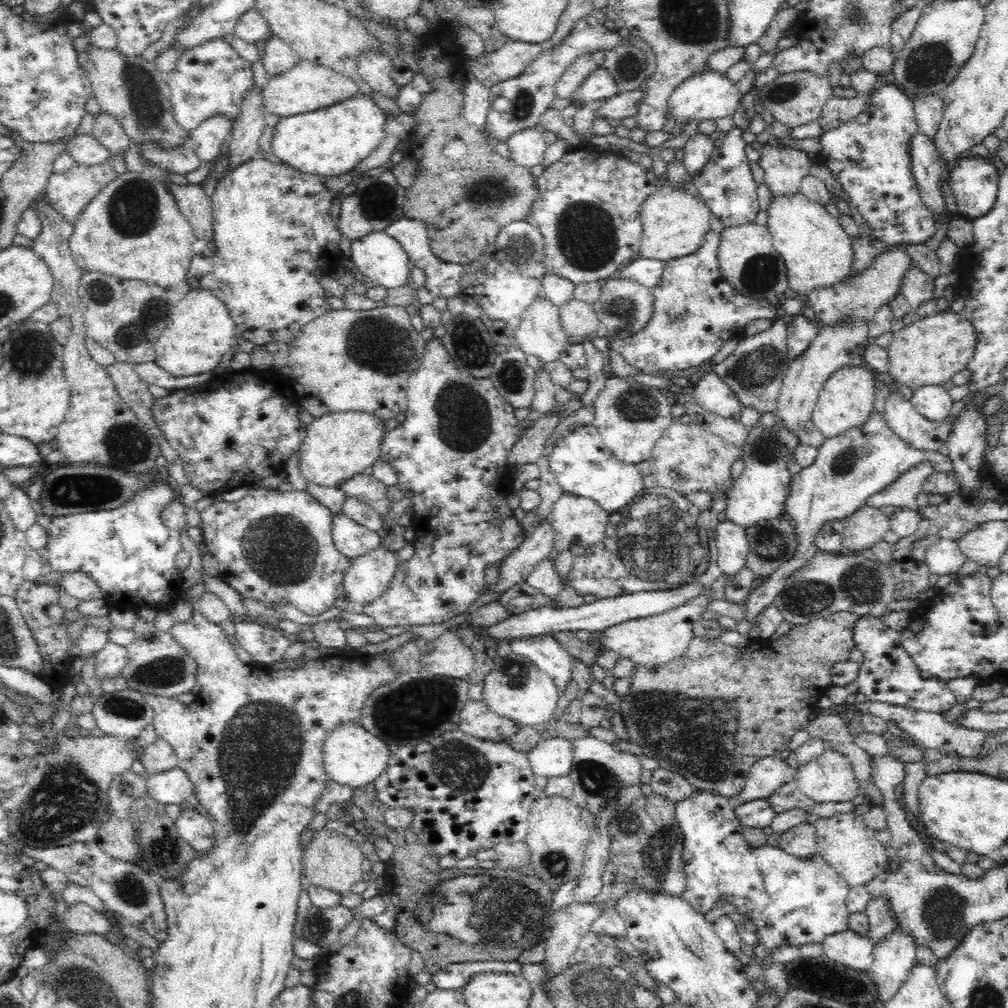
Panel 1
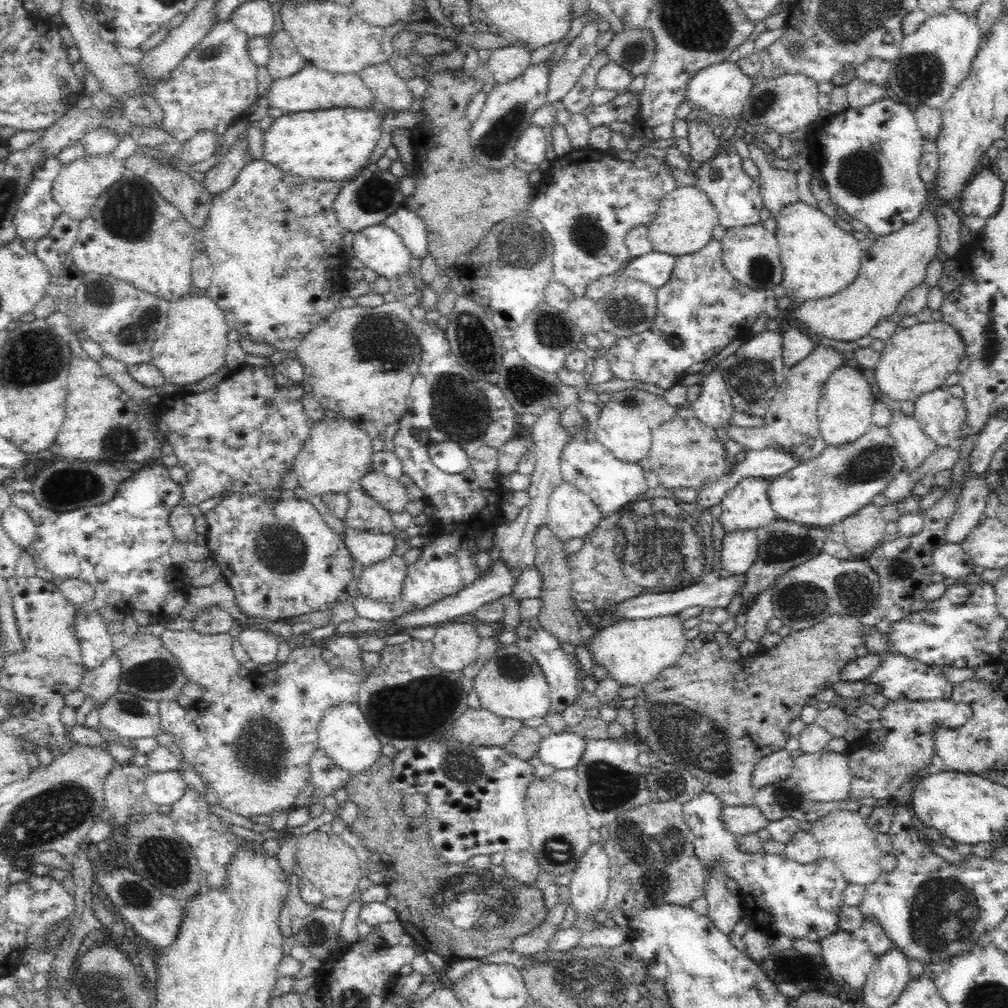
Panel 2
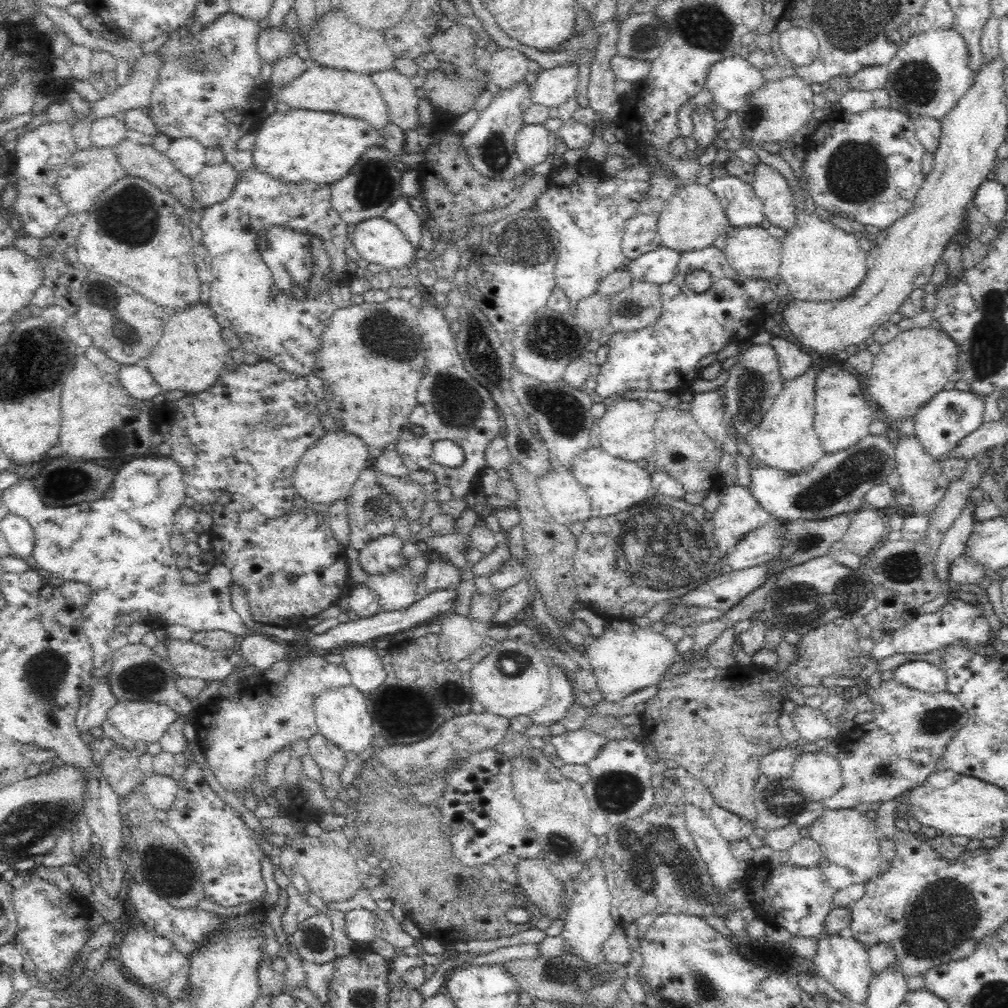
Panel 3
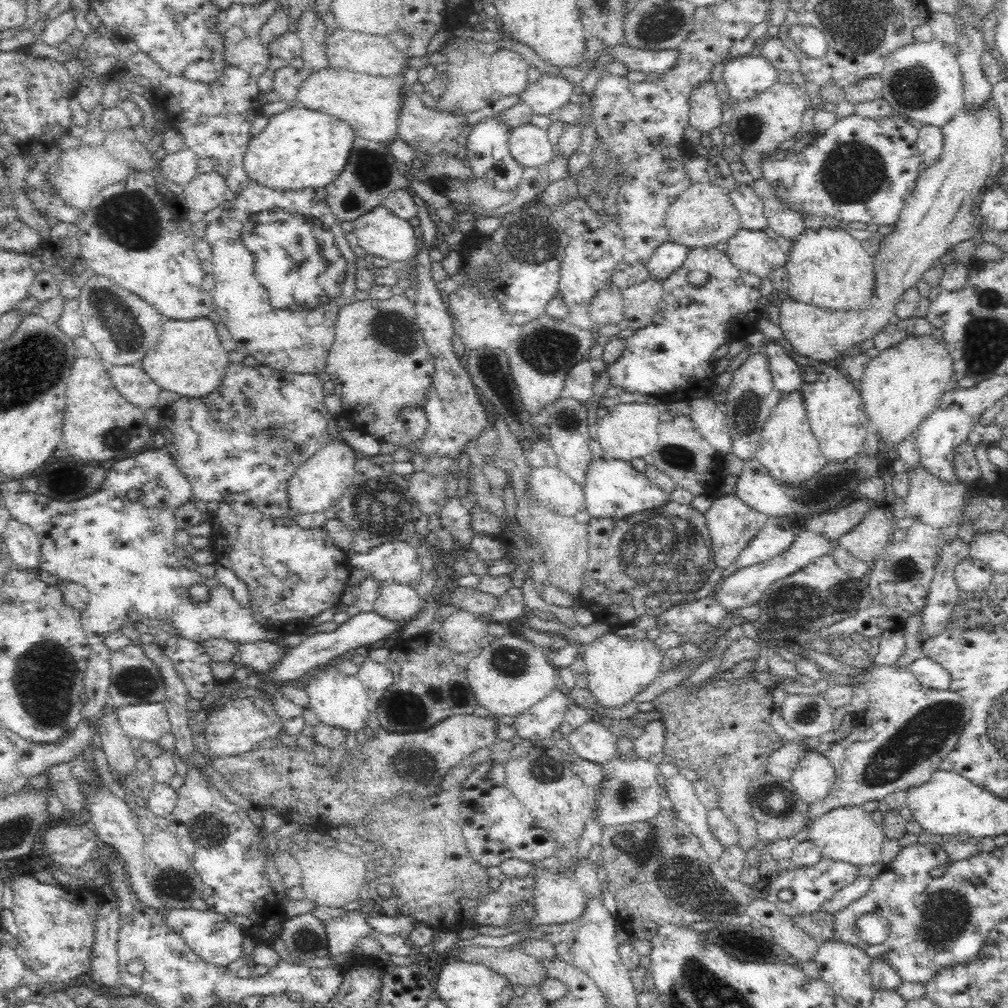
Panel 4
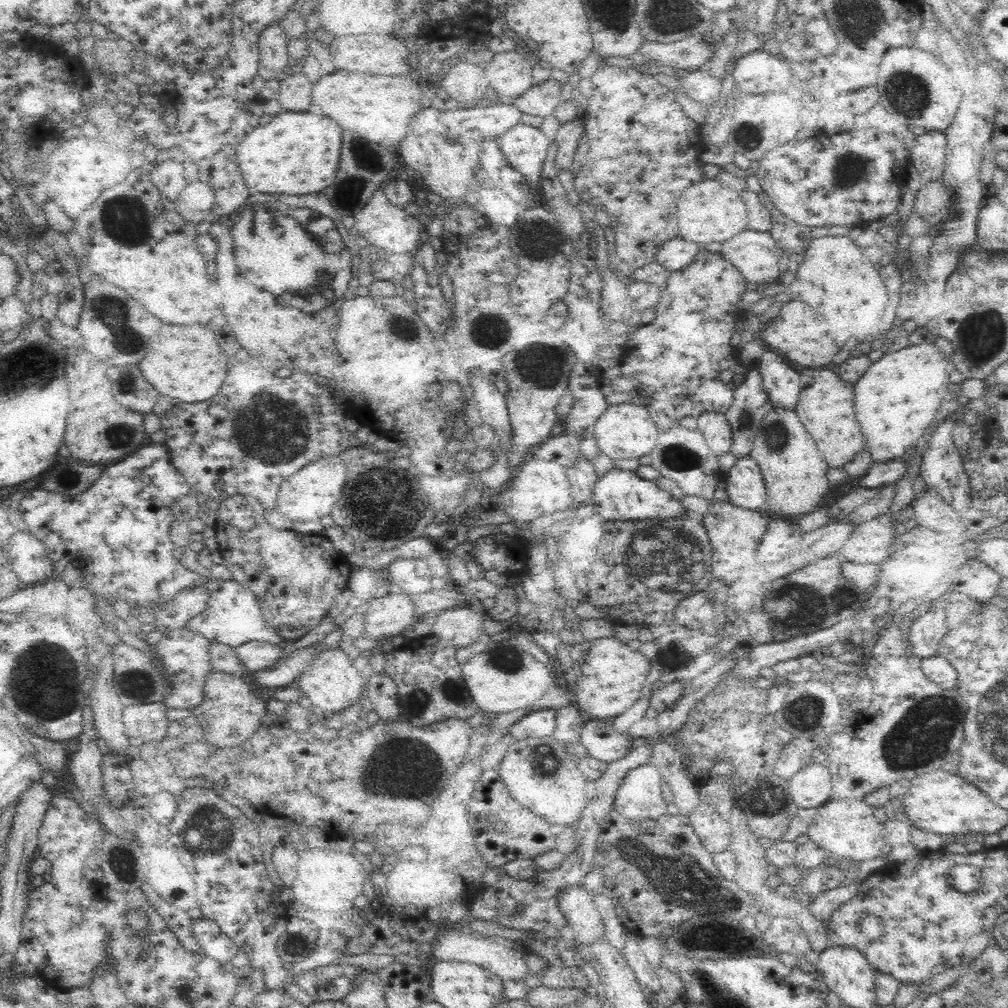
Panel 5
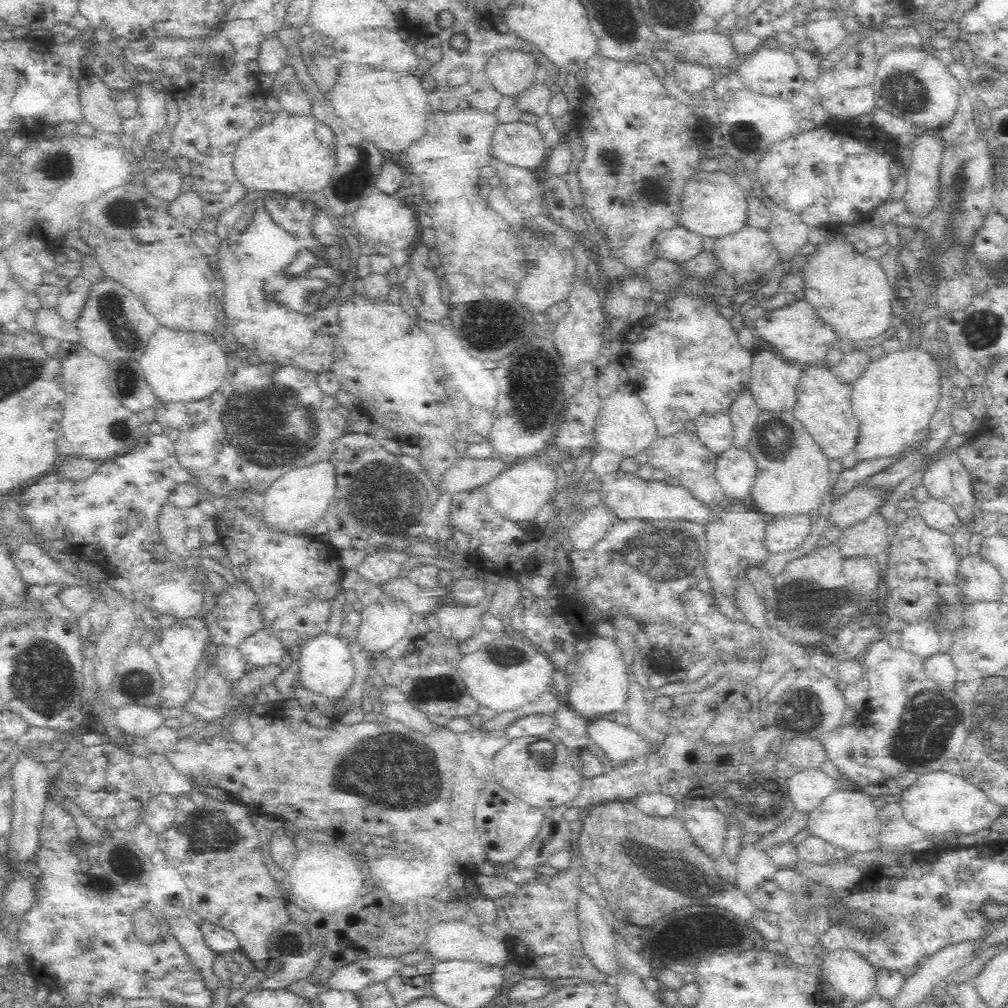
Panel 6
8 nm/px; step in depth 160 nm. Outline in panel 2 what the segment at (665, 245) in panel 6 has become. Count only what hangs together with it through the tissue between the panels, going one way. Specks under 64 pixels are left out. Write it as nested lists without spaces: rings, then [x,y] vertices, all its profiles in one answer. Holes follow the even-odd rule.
[[[652,251],[632,258],[621,273],[627,277],[649,284],[659,289],[668,282],[674,268],[676,257],[668,253]]]

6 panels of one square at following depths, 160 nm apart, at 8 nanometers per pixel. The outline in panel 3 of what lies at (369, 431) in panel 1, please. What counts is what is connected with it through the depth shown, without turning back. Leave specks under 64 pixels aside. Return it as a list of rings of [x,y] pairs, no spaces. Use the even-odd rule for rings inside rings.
[[[344,430],[327,432],[300,458],[292,476],[293,489],[308,505],[330,505],[332,502],[348,498],[360,472],[367,469],[372,461],[368,446],[358,436],[347,434]]]

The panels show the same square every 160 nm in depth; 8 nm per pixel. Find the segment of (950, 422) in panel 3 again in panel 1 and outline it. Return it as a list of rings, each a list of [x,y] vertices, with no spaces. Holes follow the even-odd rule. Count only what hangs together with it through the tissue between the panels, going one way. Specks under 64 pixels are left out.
[[[924,385],[916,388],[912,394],[909,402],[922,417],[936,423],[951,416],[954,401],[949,390],[944,389],[942,385]]]

